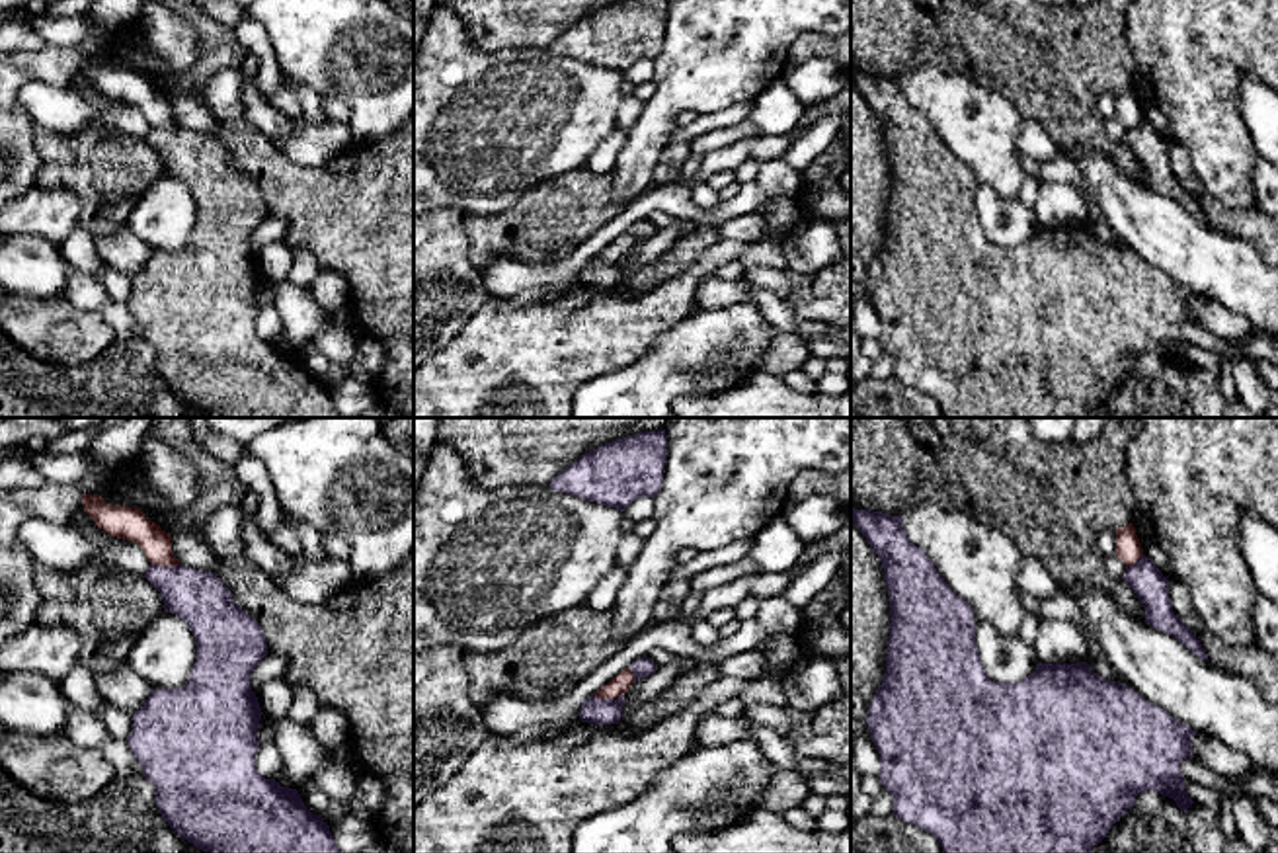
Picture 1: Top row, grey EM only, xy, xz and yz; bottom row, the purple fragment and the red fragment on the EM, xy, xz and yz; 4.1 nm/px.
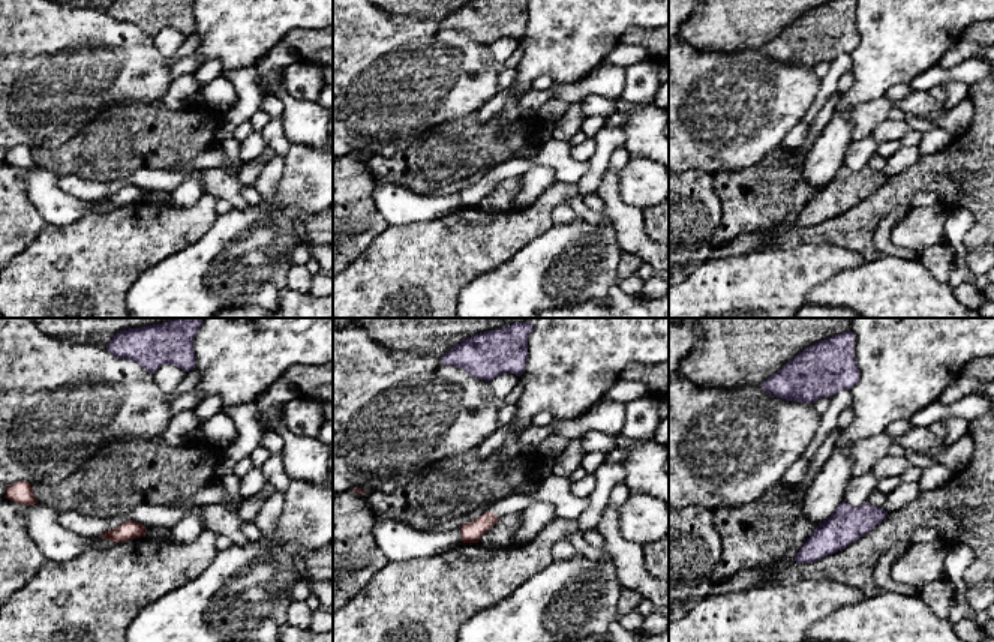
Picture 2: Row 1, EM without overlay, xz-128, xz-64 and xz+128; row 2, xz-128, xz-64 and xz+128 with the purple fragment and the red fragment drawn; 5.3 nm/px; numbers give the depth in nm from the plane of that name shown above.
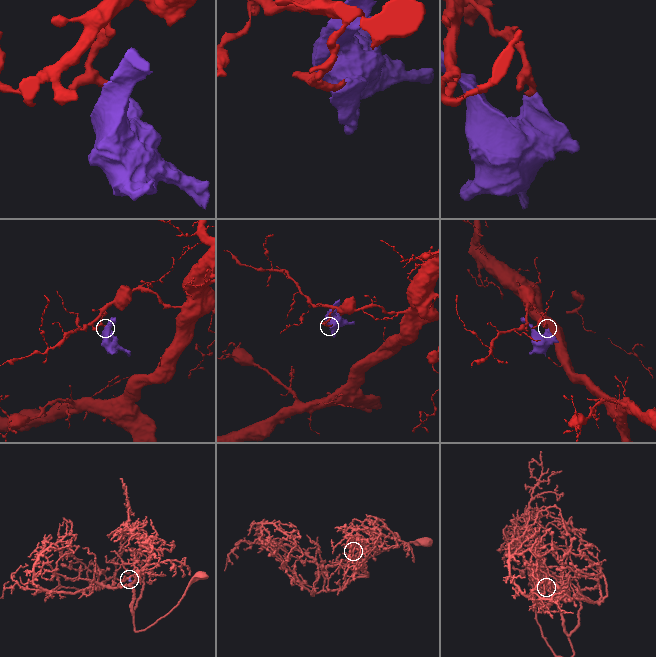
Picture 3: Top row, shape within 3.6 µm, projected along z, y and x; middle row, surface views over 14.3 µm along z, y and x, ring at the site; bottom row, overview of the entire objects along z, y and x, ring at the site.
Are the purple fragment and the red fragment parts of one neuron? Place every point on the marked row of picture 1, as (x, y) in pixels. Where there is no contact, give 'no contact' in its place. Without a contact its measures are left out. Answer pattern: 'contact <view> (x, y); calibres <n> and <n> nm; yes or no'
contact xy (166, 567); calibres 220 and 140 nm; no

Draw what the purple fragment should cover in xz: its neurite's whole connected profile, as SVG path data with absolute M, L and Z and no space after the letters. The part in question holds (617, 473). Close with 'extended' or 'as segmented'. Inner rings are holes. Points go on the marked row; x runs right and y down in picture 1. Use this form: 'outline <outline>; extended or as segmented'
outline M665 429L640 431L605 443L568 465L548 484L620 511L642 496L656 498L661 490L667 459Z; as segmented

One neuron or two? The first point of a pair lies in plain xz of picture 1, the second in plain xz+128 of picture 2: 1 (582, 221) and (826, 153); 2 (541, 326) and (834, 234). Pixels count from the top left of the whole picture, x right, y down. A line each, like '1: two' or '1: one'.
1: two
2: two

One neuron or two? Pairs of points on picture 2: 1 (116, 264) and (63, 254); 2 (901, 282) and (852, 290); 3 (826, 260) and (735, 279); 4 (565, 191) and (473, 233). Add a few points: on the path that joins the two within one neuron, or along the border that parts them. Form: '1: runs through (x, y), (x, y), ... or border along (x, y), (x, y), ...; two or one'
1: runs through (102, 264), (77, 264); one
2: runs through (889, 290), (864, 290); one
3: runs through (804, 267), (778, 279), (757, 279); one
4: runs through (543, 207), (525, 225), (507, 233), (495, 233); one

